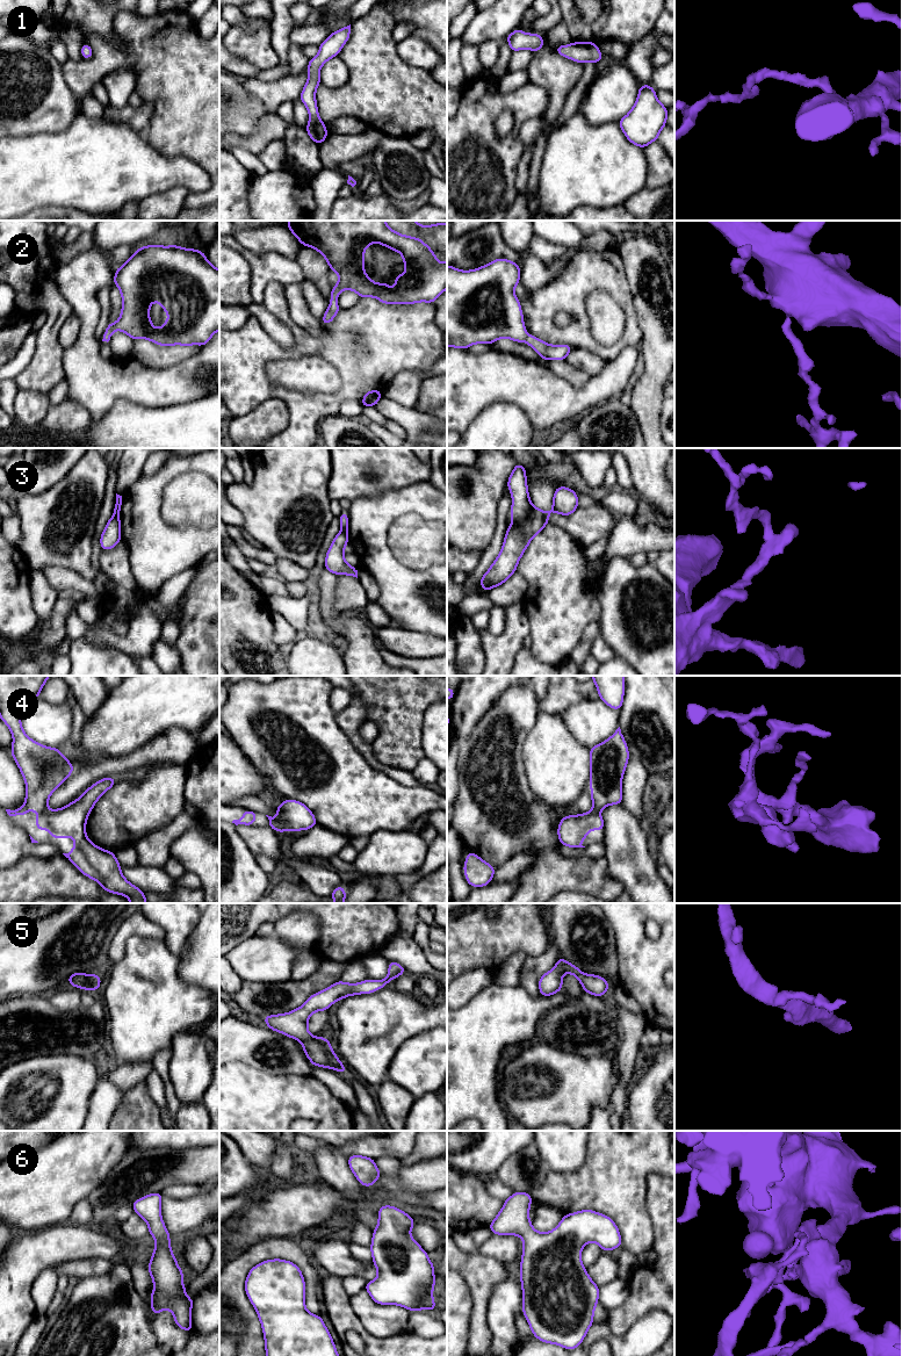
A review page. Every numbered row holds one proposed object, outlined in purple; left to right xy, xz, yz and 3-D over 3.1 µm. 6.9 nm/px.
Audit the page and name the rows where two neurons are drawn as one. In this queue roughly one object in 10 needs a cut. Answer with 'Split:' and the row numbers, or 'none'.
Split: 3

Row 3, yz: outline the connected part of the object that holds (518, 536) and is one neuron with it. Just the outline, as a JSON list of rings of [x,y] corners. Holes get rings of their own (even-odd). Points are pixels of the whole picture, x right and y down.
[[[558,486],[555,489],[550,511],[544,512],[533,506],[525,520],[513,521],[506,531],[499,555],[479,579],[482,591],[501,585],[517,571],[517,565],[532,539],[550,522],[548,518],[551,512],[570,515],[577,508],[578,495],[570,488]]]

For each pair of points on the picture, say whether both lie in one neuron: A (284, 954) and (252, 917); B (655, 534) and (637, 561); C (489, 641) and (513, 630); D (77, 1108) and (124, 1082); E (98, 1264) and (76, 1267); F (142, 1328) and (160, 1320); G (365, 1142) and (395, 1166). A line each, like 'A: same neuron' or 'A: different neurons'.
A: different neurons
B: different neurons
C: same neuron
D: different neurons
E: same neuron
F: different neurons
G: different neurons

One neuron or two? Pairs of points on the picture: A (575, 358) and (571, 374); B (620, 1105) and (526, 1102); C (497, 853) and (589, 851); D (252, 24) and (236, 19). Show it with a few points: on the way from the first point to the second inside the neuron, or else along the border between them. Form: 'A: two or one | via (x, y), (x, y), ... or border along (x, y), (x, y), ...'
A: two | border along (564, 360), (591, 375)
B: two | border along (617, 1079), (610, 1109)
C: two | border along (557, 848), (562, 855), (584, 855), (586, 857)
D: one | via (249, 22), (239, 19)

